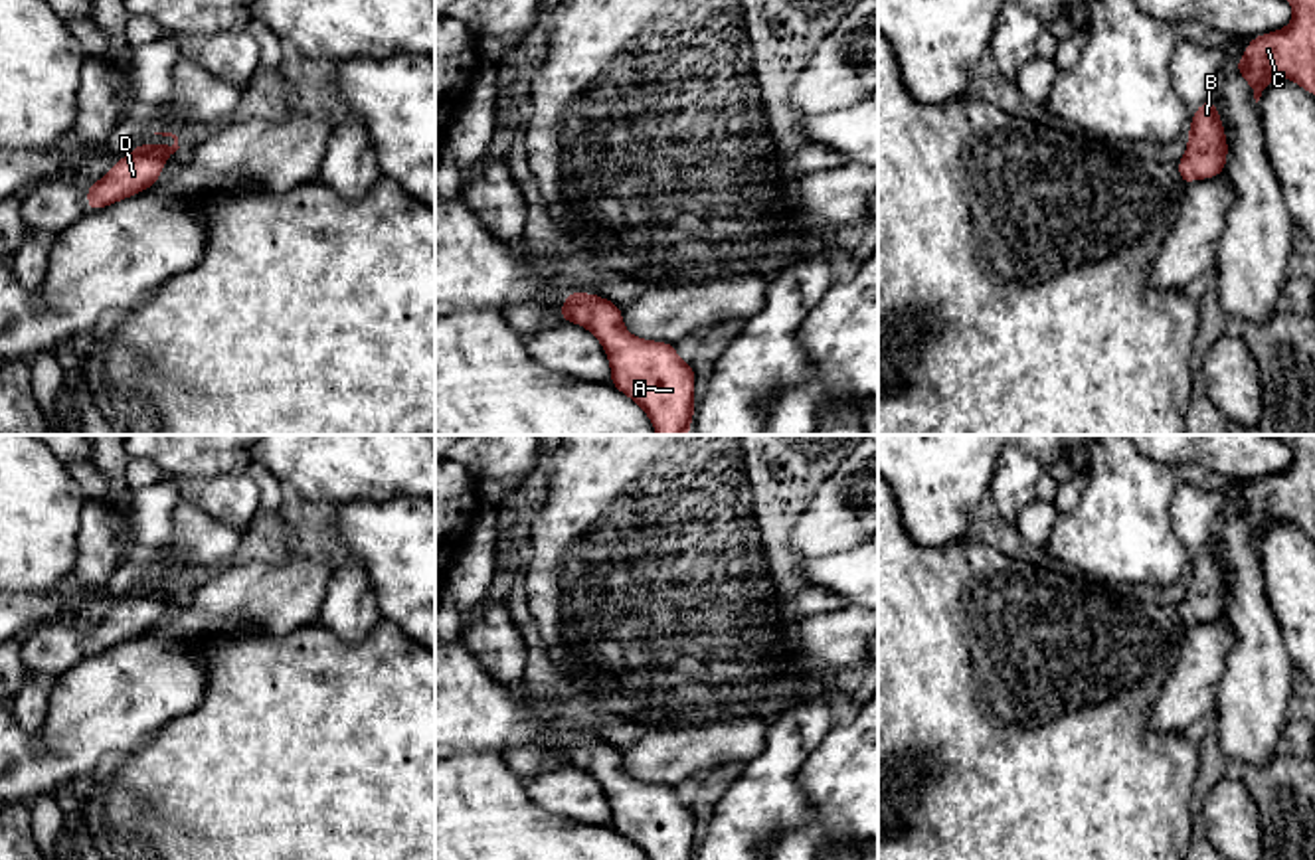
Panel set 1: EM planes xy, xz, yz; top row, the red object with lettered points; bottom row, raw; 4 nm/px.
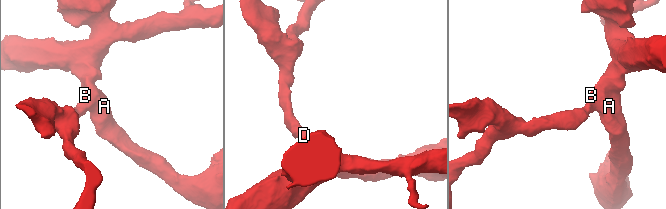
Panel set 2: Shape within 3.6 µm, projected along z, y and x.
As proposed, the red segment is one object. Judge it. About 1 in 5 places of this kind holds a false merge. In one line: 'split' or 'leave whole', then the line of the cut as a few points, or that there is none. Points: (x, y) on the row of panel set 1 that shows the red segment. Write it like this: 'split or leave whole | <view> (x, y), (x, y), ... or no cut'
leave whole | no cut

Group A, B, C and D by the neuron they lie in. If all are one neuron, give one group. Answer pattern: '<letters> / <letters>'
A B C D

